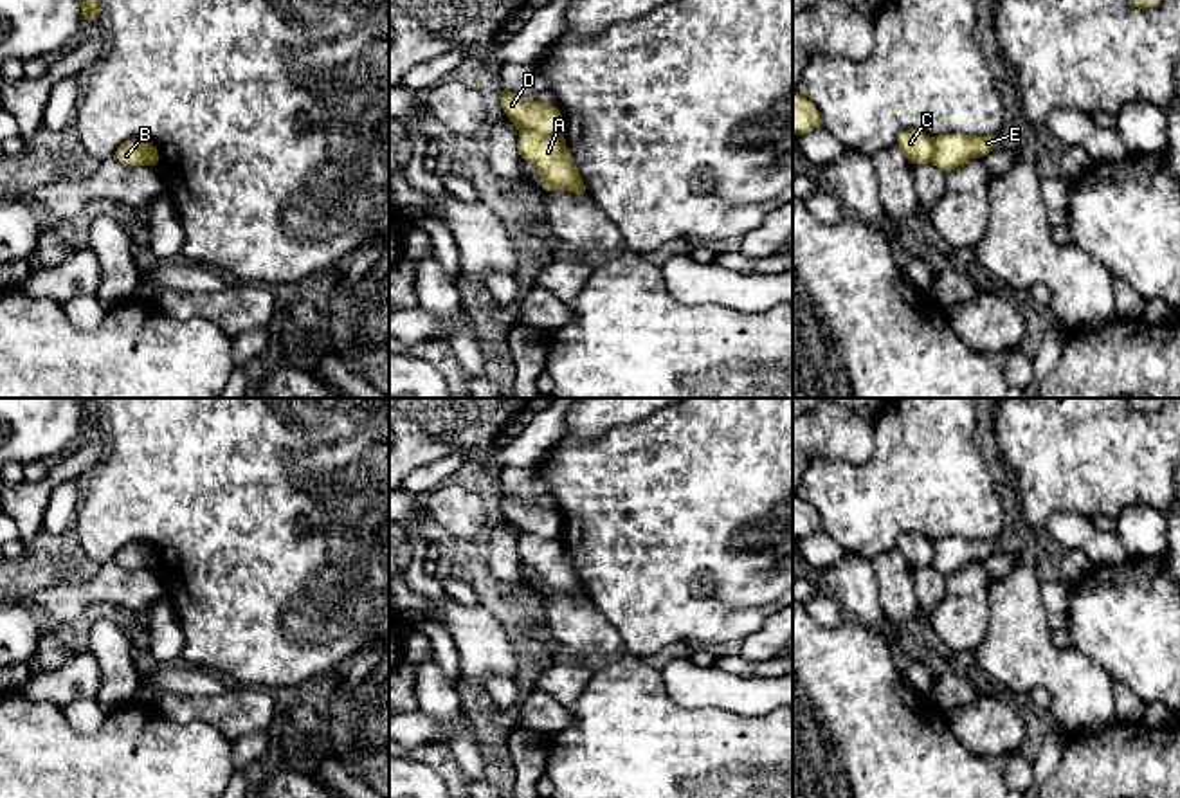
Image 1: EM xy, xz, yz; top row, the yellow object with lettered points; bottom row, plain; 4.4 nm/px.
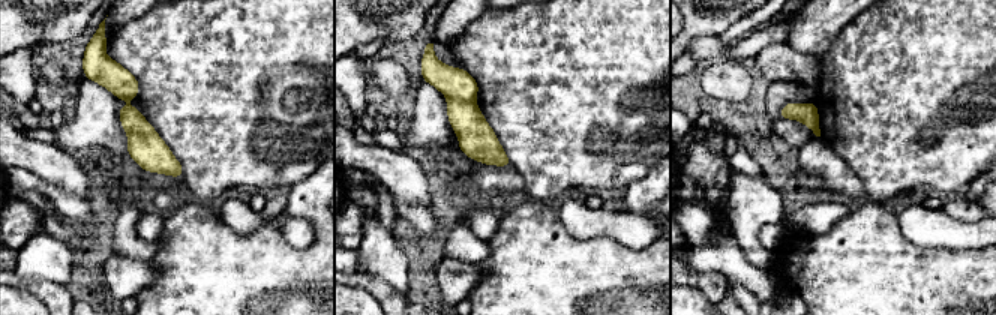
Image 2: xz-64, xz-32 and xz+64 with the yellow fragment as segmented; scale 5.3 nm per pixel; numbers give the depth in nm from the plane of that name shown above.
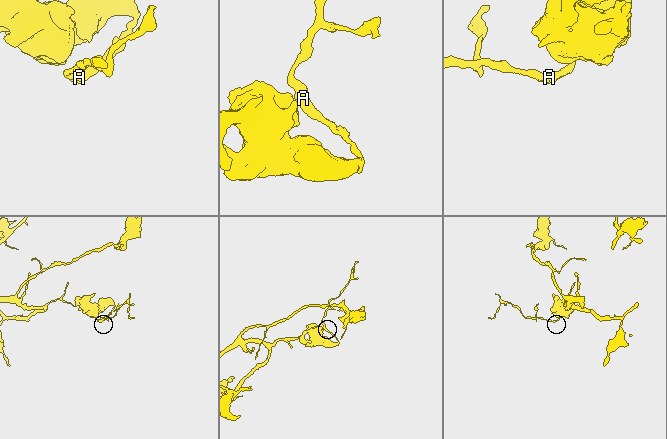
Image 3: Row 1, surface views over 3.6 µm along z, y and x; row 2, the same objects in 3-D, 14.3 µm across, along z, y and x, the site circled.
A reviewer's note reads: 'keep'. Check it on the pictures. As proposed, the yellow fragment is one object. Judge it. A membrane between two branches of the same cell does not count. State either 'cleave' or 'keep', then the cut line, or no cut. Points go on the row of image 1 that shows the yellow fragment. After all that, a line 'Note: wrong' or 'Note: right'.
cleave; cut in xz along (519, 128), (557, 134), (561, 137)
Note: wrong

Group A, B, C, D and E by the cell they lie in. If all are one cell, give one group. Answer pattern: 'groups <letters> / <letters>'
groups A B E / C D

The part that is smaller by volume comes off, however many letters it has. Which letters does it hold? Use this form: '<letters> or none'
C, D

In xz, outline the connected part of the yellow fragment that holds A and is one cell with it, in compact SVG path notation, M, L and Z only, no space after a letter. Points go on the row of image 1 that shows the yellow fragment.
M522 128L519 155L540 171L542 193L567 189L576 196L589 196L564 137Z

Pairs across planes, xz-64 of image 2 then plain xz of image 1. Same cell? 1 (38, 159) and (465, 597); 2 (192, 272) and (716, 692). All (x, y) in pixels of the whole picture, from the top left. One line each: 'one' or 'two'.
1: two
2: two

